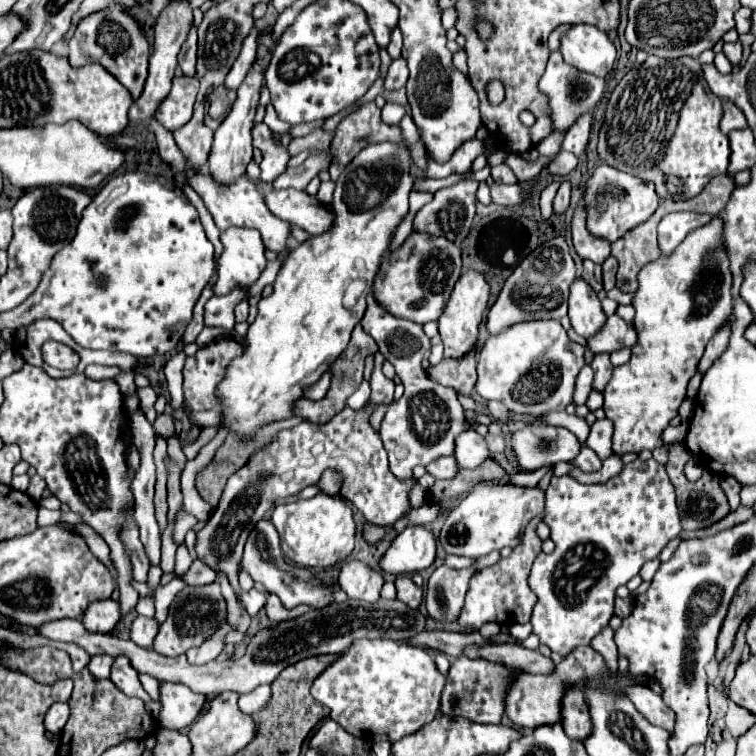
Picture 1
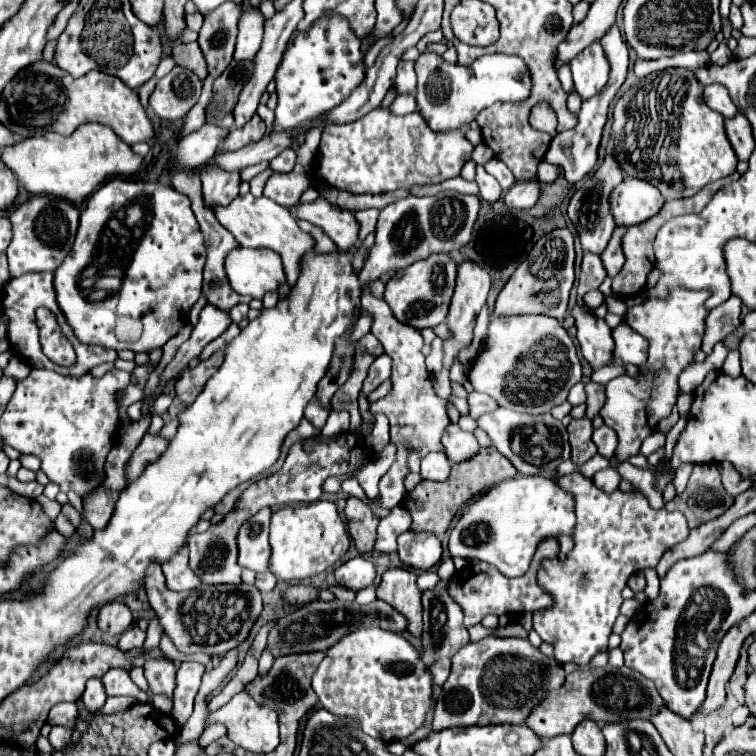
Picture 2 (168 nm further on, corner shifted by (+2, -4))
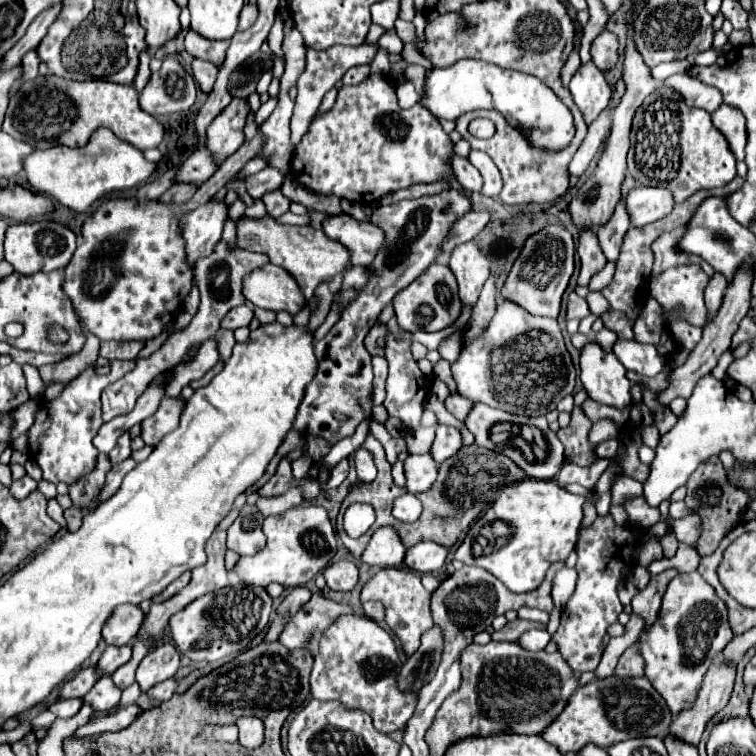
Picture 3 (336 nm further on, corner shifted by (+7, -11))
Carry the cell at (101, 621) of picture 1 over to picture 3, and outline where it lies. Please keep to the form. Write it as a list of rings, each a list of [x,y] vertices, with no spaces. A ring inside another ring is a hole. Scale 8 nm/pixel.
[[[120,605],[116,607],[112,619],[102,629],[102,637],[108,645],[128,645],[136,633],[140,631],[144,621],[144,613],[136,605]]]

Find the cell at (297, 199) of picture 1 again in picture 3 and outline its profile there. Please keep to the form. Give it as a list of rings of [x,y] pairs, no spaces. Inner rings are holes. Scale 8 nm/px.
[[[332,215],[322,223],[324,233],[348,247],[352,265],[372,263],[376,251],[384,243],[384,233],[372,223],[360,223],[350,215]]]

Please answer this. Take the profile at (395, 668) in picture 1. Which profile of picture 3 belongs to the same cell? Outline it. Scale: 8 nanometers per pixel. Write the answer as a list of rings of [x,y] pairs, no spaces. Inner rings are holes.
[[[342,615],[320,637],[310,681],[312,697],[320,701],[340,701],[348,709],[366,711],[380,733],[390,735],[402,731],[416,709],[418,695],[412,691],[400,691],[400,667],[402,661],[396,643],[378,623],[366,617]]]

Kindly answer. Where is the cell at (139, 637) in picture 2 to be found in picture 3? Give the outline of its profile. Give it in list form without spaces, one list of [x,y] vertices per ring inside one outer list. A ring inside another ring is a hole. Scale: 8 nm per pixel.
[[[110,645],[110,647],[102,653],[102,657],[100,657],[100,661],[98,661],[96,667],[102,671],[102,675],[112,675],[118,667],[122,667],[124,663],[128,663],[130,657],[132,657],[130,645],[122,645],[122,647]]]

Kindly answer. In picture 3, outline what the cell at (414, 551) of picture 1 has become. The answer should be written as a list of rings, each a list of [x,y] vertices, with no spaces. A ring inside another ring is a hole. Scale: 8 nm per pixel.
[[[422,541],[406,551],[404,565],[418,573],[432,573],[444,565],[446,553],[448,553],[446,547],[442,547],[434,541]]]

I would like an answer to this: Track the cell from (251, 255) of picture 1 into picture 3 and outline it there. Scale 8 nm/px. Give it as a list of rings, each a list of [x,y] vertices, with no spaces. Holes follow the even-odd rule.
[[[264,265],[244,277],[242,295],[256,307],[270,311],[288,311],[296,315],[304,305],[304,297],[288,271],[278,265]]]

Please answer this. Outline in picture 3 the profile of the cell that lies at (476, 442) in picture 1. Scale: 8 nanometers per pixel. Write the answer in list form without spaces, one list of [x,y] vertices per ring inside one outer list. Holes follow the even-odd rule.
[[[440,425],[436,429],[436,439],[432,443],[432,457],[436,463],[442,463],[444,459],[448,459],[448,455],[456,455],[456,451],[462,447],[462,435],[456,427],[448,427],[448,425]]]

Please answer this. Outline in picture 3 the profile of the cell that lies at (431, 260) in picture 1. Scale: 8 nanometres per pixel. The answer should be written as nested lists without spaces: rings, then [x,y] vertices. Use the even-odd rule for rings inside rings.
[[[438,263],[428,267],[428,271],[424,271],[424,275],[420,275],[416,281],[412,281],[408,287],[404,287],[394,297],[392,303],[394,303],[394,313],[398,317],[400,329],[404,329],[408,333],[440,331],[440,329],[452,325],[458,319],[458,315],[462,313],[456,279],[446,265],[438,265]]]

